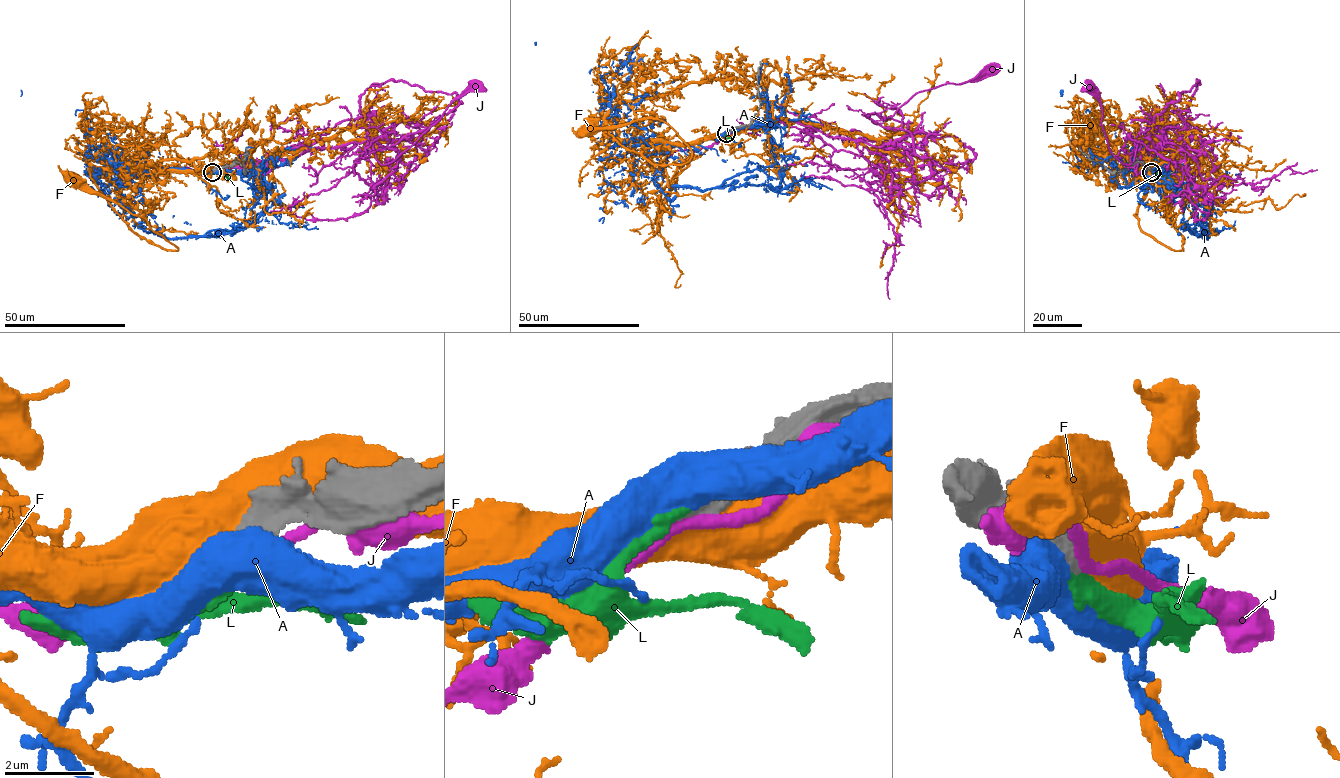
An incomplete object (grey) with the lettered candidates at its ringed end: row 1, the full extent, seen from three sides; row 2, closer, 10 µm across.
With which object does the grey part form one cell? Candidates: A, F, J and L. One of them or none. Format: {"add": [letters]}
{"add": ["L"]}

